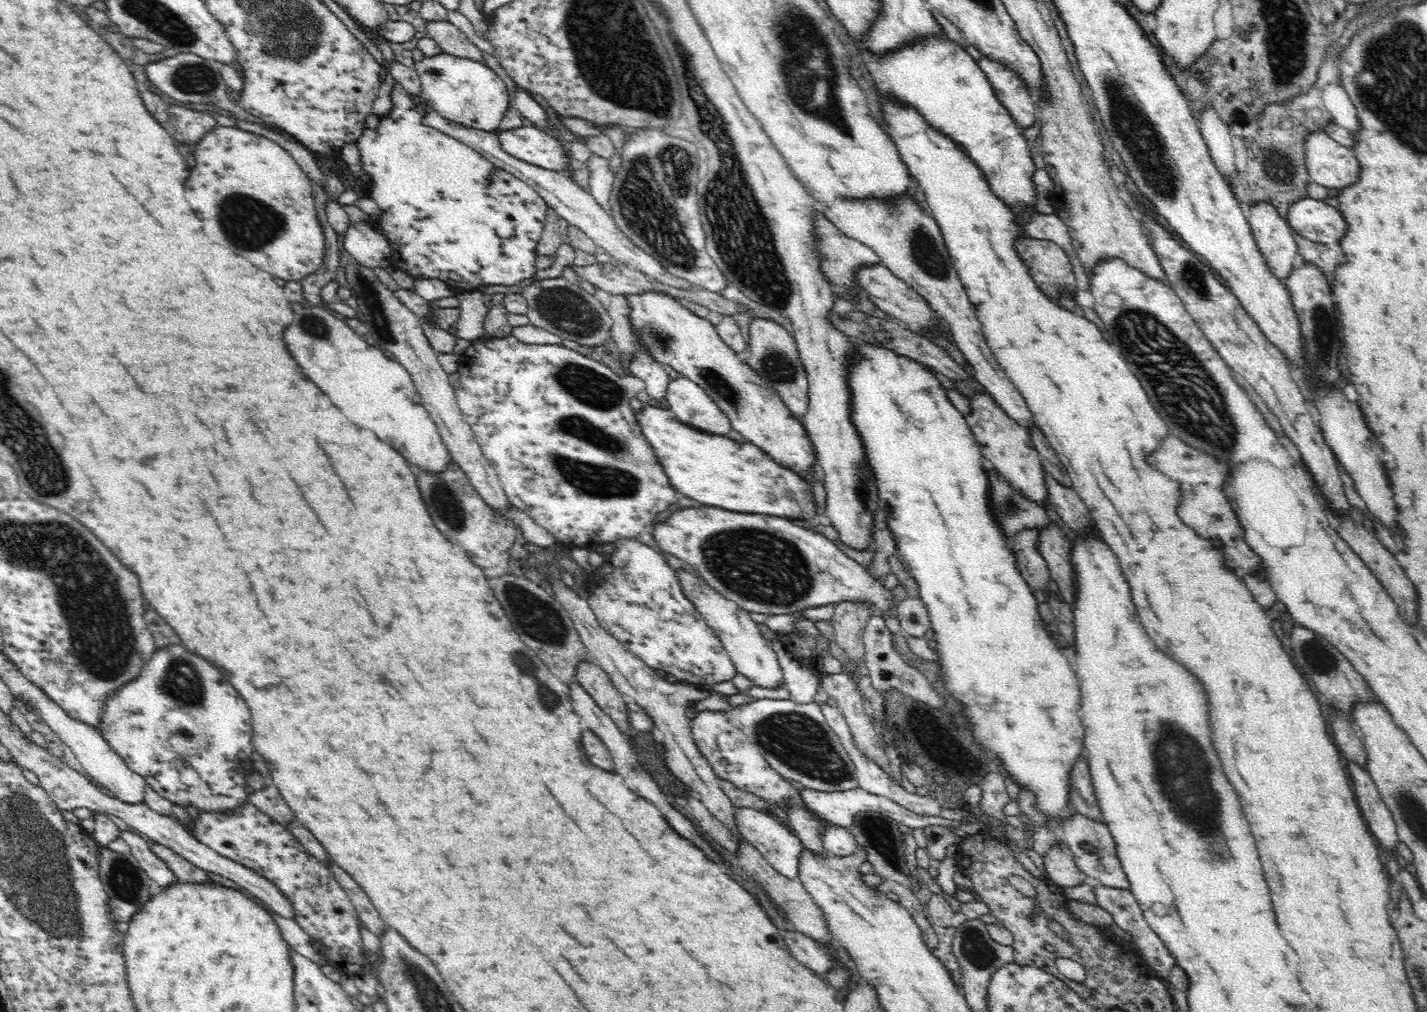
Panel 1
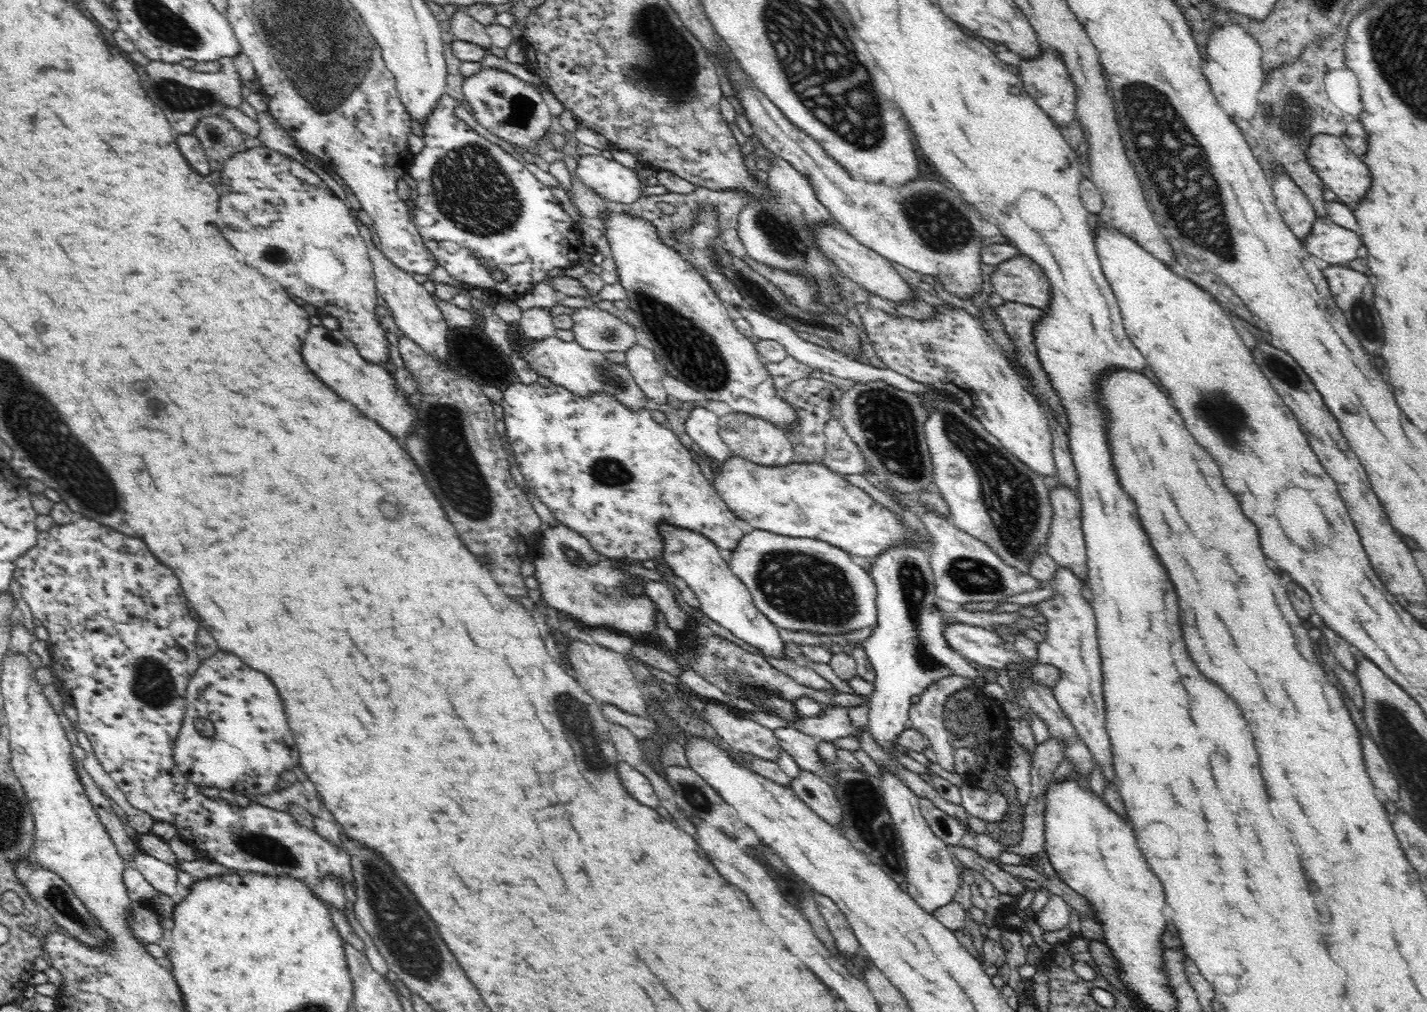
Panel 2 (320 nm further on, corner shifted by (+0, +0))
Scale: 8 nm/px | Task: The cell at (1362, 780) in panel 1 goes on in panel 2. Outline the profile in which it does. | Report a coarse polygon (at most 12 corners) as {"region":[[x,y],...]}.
{"region":[[1368,732],[1361,733],[1367,773],[1383,799],[1401,800],[1399,784]]}

